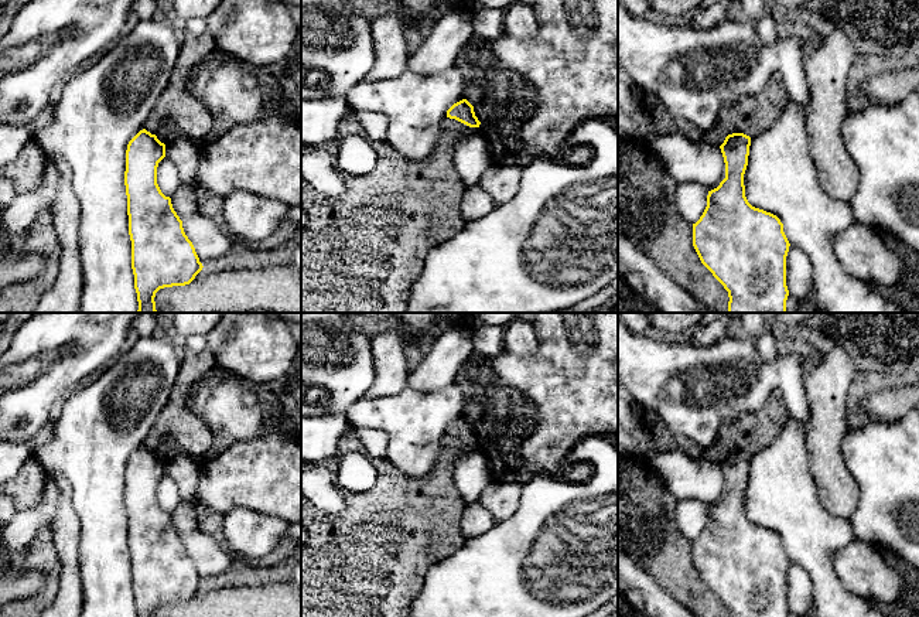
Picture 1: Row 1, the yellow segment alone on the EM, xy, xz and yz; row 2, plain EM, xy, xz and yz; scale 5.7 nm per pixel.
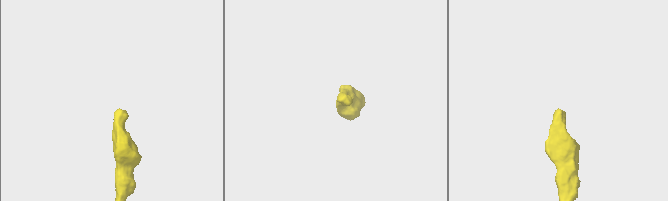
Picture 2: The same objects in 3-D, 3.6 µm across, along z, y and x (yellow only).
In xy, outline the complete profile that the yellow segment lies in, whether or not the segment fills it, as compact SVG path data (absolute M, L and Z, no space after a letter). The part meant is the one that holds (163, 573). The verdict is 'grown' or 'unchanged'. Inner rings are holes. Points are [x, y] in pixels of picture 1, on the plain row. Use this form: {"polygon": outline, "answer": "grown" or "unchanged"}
{"polygon": "M146 446L127 461L124 502L137 617L154 617L160 606L189 601L204 584L172 525L171 515L165 514L157 501L157 484L164 474L165 461Z", "answer": "unchanged"}

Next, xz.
{"polygon": "M467 416L454 420L447 427L447 434L455 436L469 444L479 444L481 442L481 439L475 433L474 423Z", "answer": "unchanged"}

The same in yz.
{"polygon": "M728 451L720 463L725 495L707 512L707 524L693 541L693 563L701 580L728 609L730 617L788 617L786 573L789 558L780 536L752 524L745 514L744 491L748 483L751 454Z", "answer": "unchanged"}

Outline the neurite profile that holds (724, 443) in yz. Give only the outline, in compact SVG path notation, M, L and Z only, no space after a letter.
M776 391L759 412L721 426L715 444L703 450L703 457L721 463L725 454L732 450L756 454L779 436L789 419L783 396Z

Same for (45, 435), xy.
M55 416L47 422L45 427L27 446L31 450L40 449L52 439Z

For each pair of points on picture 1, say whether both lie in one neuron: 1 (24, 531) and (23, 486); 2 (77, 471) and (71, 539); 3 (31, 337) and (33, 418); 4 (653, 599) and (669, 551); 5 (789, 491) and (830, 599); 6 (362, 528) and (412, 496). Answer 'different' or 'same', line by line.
1: different
2: different
3: same
4: different
5: same
6: same

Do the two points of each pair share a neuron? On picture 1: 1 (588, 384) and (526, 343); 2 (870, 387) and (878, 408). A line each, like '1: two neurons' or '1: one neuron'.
1: two neurons
2: two neurons

